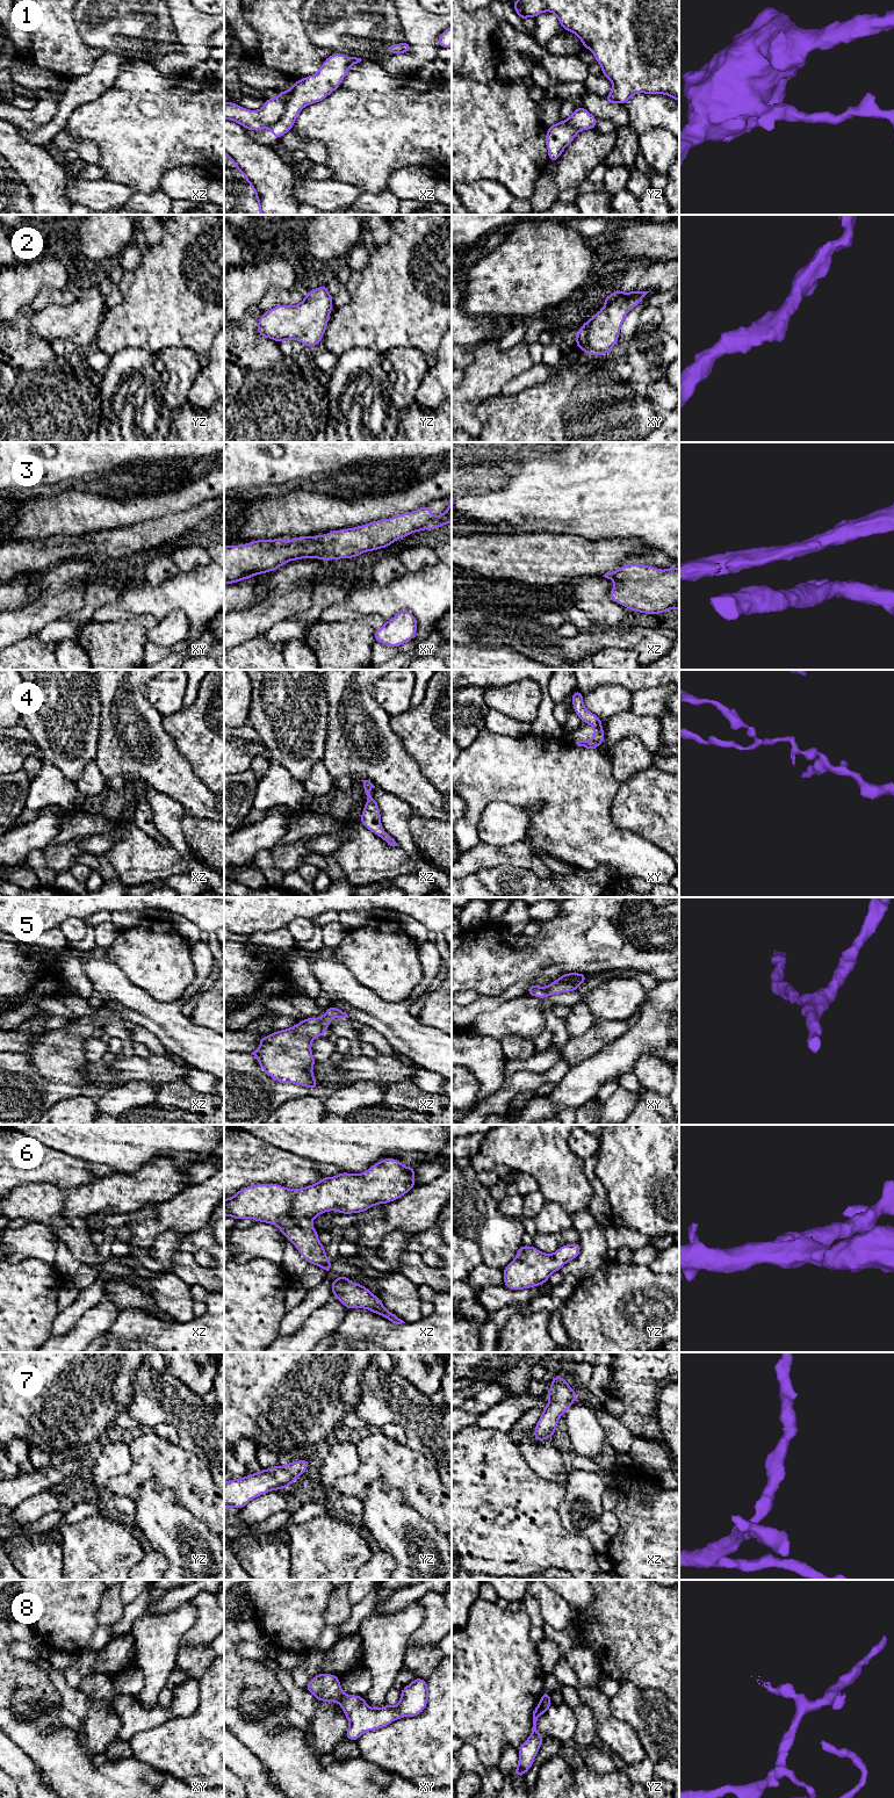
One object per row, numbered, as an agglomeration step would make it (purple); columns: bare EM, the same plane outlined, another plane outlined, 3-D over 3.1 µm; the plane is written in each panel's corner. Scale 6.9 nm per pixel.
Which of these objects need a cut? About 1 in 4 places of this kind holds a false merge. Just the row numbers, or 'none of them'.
1, 4, 8

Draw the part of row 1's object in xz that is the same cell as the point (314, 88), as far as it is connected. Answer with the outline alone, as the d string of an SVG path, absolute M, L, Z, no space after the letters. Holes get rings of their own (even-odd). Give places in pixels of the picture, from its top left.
M332 53L322 64L319 71L291 84L291 95L281 120L269 127L272 135L279 140L291 131L301 110L312 103L320 102L334 92L345 79L349 67L362 59L343 53Z

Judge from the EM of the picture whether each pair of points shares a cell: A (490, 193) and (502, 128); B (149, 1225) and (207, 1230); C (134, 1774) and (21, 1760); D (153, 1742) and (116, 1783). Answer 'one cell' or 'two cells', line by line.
A: two cells
B: two cells
C: two cells
D: two cells

